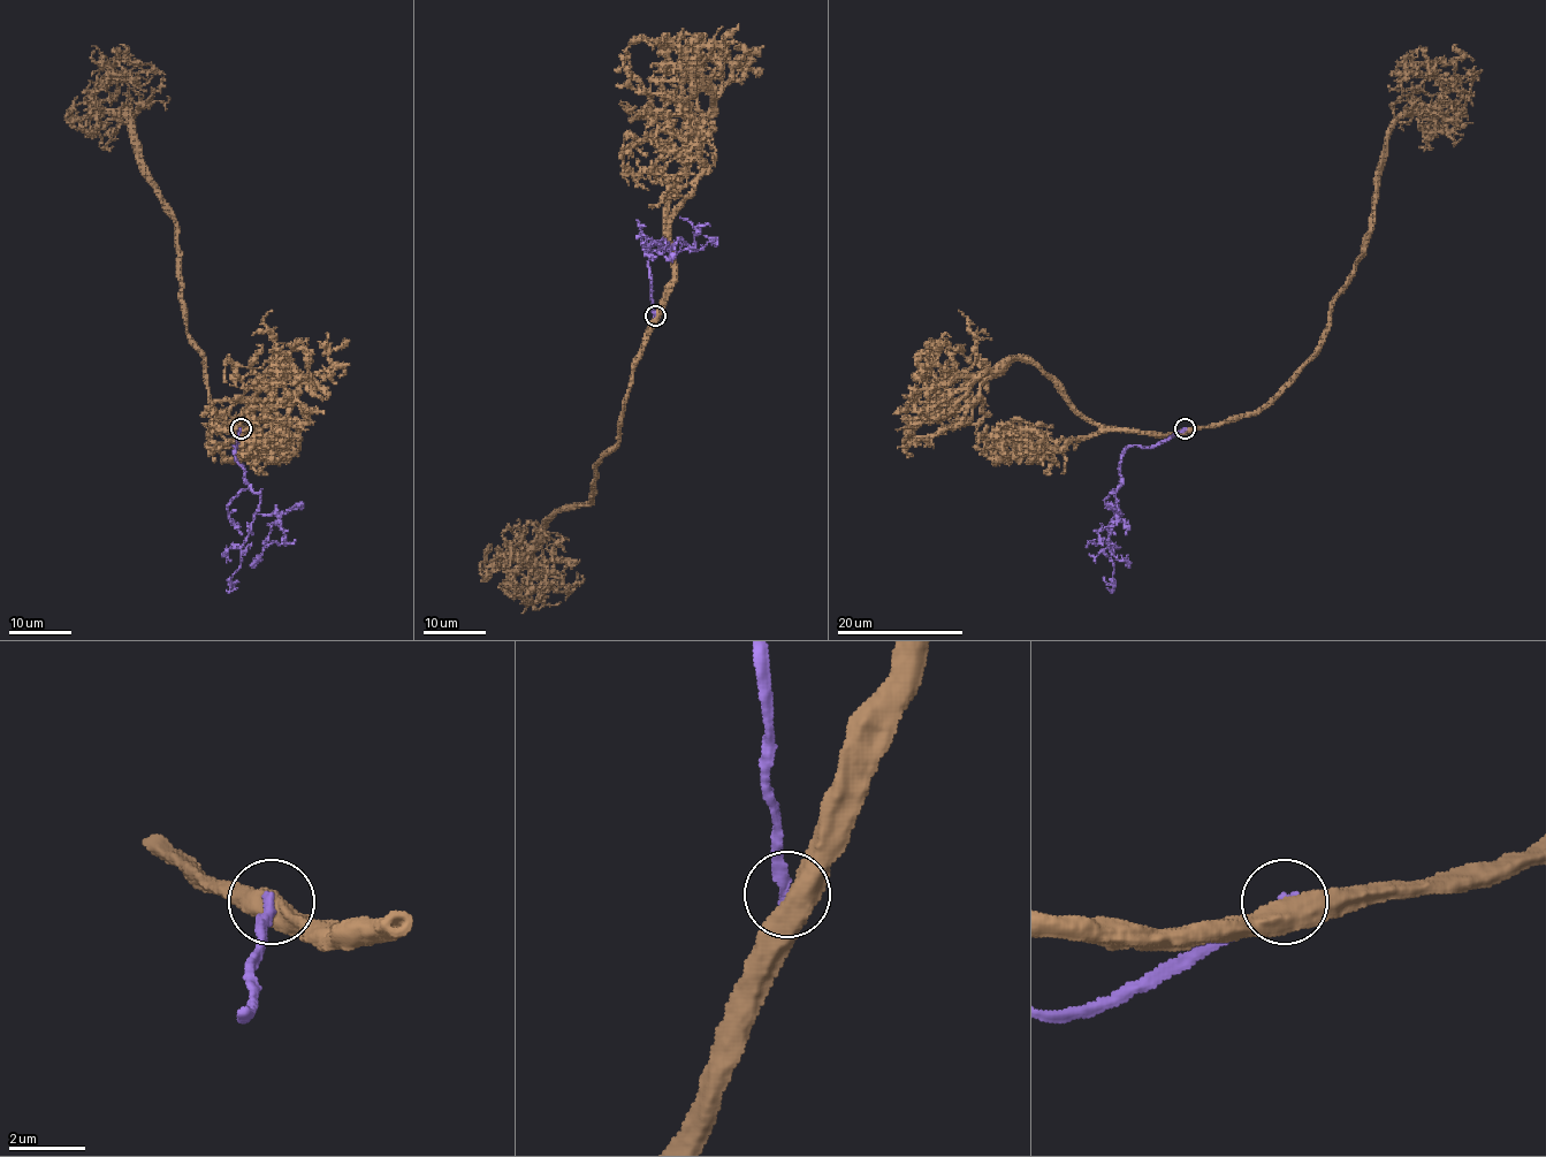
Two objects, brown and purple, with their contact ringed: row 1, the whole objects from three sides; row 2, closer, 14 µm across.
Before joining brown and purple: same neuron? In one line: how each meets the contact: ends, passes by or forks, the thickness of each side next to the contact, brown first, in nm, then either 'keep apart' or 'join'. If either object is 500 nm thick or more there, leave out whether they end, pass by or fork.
550 nm thick on the brown side, 300 nm on the other; keep apart

